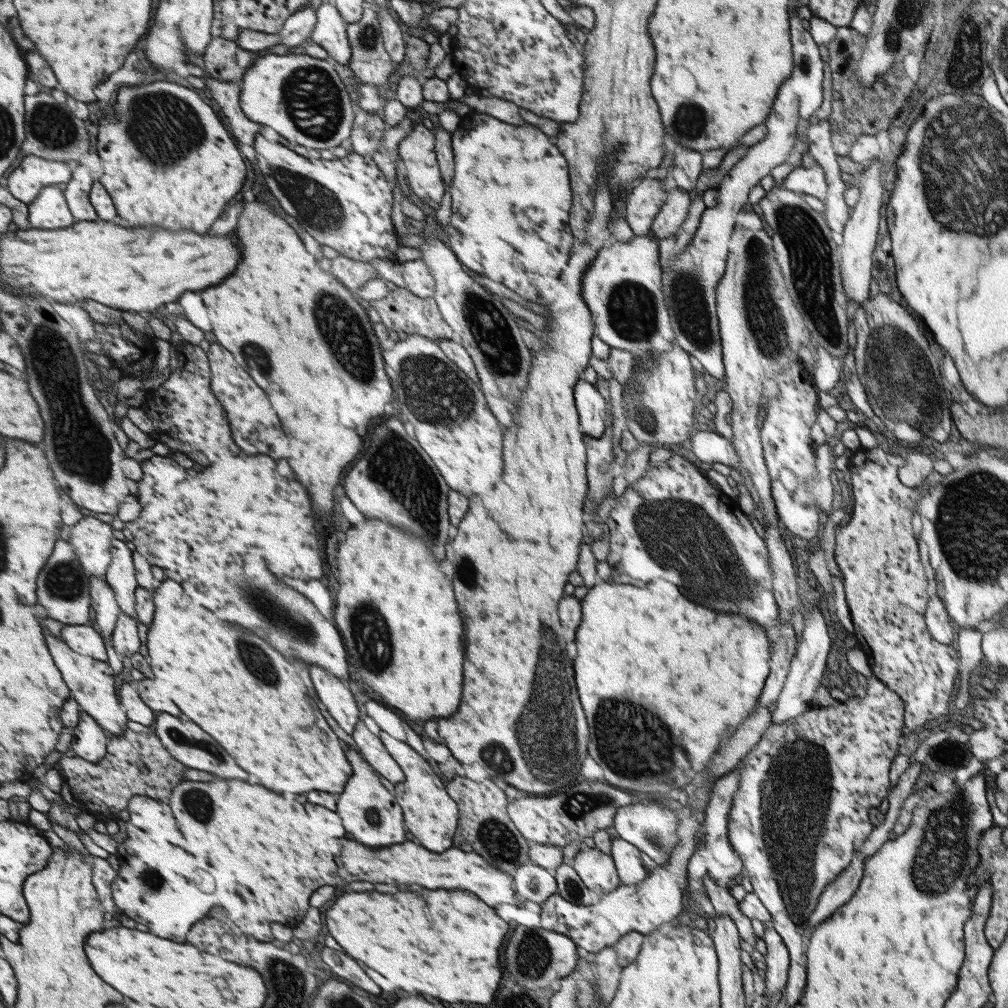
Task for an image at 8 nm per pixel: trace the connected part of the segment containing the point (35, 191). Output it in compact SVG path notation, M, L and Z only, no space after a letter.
M30 155L9 176L8 188L12 194L32 204L37 201L41 191L60 182L69 183L74 177L67 162L48 160L41 156Z

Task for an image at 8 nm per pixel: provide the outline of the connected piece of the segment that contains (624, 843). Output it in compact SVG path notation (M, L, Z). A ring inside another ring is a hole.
M613 839L611 857L619 874L622 885L638 884L645 880L649 869L645 867L640 850L636 845L624 839Z

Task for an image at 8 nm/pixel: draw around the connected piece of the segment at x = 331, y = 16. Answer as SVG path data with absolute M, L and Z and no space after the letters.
M332 1L320 6L319 17L313 42L326 49L333 62L348 66L353 57L353 46L349 37L351 22L347 21L338 5Z

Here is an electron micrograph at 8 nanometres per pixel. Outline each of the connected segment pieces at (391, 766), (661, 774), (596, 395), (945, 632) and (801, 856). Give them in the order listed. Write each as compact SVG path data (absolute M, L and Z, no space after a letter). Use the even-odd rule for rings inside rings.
M361 720L356 732L349 737L366 762L394 785L404 782L405 774L392 758L379 736L374 735Z
M666 580L650 582L646 588L602 581L597 586L588 589L587 595L581 600L581 605L582 621L575 632L575 643L578 650L578 656L574 660L576 682L578 682L578 694L580 694L580 698L584 698L584 710L588 710L588 722L592 722L592 734L596 734L596 738L592 738L592 758L602 766L604 778L618 788L636 786L636 788L642 788L636 792L658 792L658 794L660 794L659 792L669 792L674 788L683 789L686 784L694 783L695 781L692 780L698 774L702 774L702 770L706 768L704 762L711 760L712 754L715 754L718 746L721 746L722 740L732 736L736 732L736 728L742 724L742 720L746 720L750 716L750 712L754 710L754 706L762 694L764 682L770 674L767 632L742 616L724 616L724 614L714 616L716 612L712 612L704 606L692 604L680 592L676 592L674 584L670 584ZM648 714L654 720L654 724L650 724L650 726L646 722Z
M586 379L575 386L575 402L586 433L600 438L610 421L609 406L602 394Z
M938 595L932 596L928 601L926 613L924 613L924 622L934 640L942 644L955 644L959 629L949 618L946 607Z
M875 675L863 682L862 693L853 698L848 696L848 701L838 701L835 707L811 707L802 716L782 724L771 723L758 744L738 764L743 770L729 814L728 838L744 863L743 875L748 876L753 893L759 895L770 911L774 928L787 946L790 966L784 998L790 1007L798 1004L806 988L802 934L808 923L794 916L808 916L817 907L826 886L846 870L854 853L872 833L868 814L870 808L880 806L887 798L888 770L898 754L898 738L904 728L905 704L899 695Z

